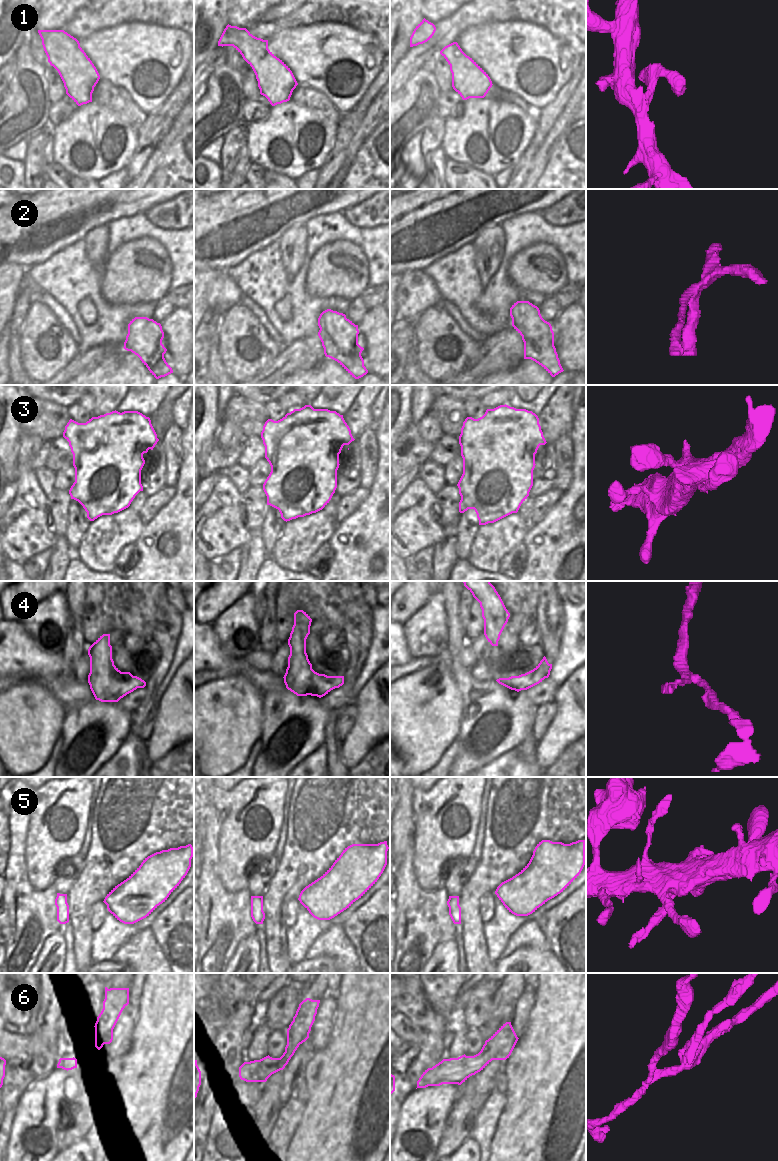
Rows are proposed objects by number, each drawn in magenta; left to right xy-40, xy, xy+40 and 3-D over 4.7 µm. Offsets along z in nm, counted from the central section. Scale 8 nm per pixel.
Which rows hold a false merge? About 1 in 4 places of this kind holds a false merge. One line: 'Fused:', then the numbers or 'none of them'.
Fused: 6

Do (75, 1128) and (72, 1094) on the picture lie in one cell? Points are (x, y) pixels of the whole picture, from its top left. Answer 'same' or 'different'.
same

